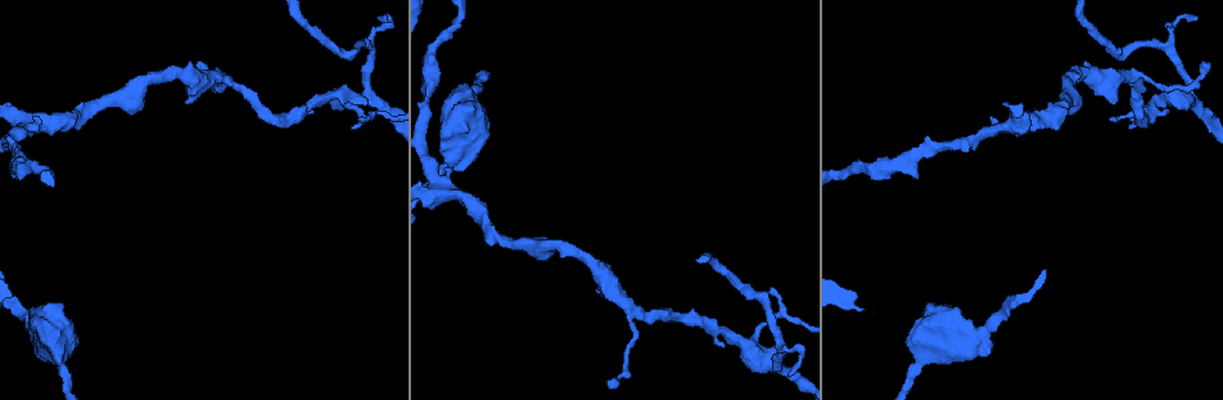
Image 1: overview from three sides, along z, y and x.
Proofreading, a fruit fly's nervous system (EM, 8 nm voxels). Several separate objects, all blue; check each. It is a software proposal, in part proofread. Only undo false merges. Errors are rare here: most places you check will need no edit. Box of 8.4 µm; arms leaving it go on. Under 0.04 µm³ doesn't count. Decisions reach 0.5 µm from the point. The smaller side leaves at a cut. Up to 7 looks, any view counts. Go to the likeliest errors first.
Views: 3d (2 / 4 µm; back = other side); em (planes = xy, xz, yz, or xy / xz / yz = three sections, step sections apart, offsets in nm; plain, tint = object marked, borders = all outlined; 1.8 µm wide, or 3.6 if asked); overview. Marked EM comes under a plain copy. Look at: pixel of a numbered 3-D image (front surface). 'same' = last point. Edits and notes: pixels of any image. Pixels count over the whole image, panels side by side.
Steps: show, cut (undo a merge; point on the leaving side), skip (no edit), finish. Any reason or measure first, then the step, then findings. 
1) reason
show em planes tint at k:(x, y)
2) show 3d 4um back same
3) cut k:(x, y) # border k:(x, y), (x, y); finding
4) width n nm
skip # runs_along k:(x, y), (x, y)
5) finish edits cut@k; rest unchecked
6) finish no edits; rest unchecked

abrupt turn
show 3d 2um at 1:(776, 366)

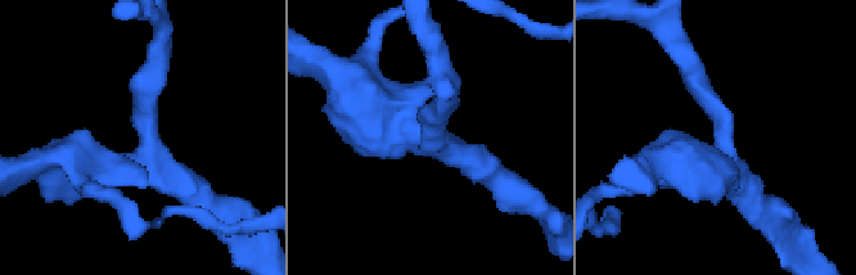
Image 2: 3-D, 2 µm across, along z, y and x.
arms 3; arm_widths 170, 200, 220 nm
show em yz step 16 tint at 2:(142, 164)

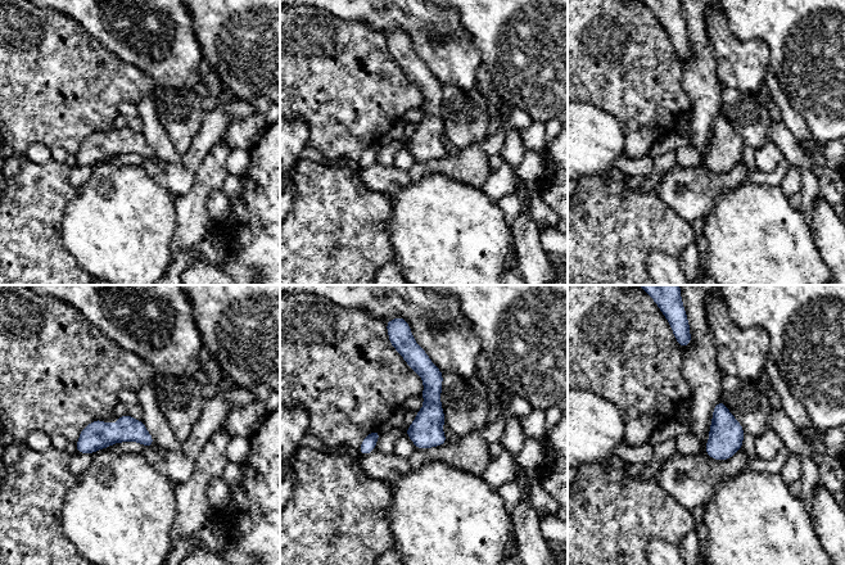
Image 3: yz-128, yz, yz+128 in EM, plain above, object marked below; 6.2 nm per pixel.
another direction
show em xy step 4 borders same

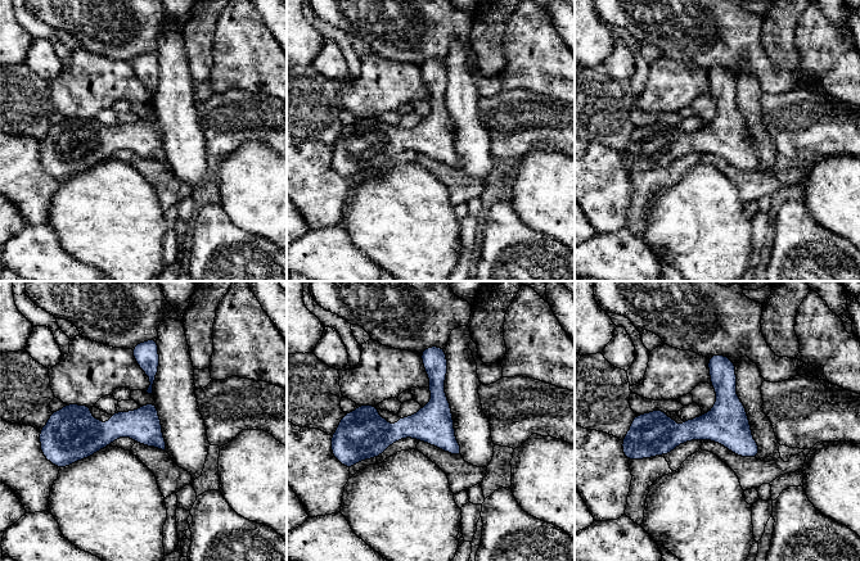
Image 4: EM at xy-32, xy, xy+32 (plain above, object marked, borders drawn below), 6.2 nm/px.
skip # all the same cell

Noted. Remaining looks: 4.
three arms meet
show em yz step 16 tint at 1:(32, 125)

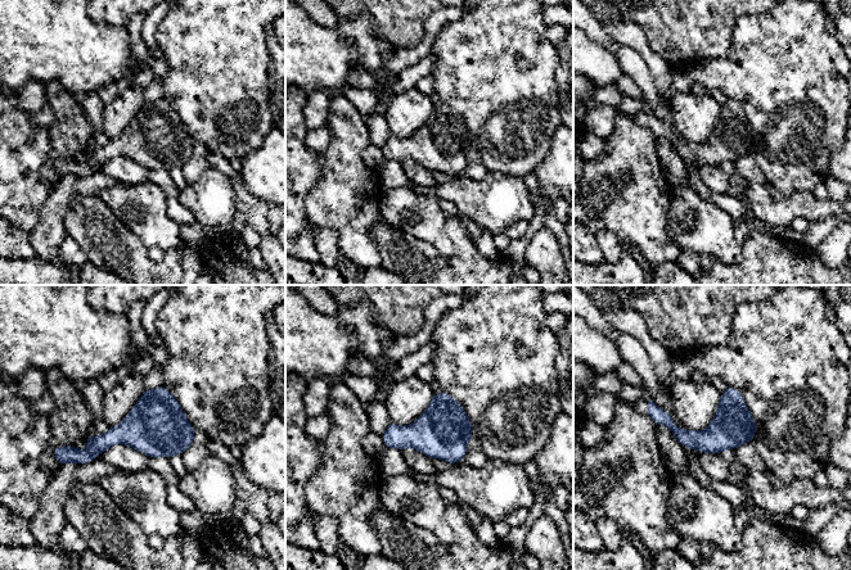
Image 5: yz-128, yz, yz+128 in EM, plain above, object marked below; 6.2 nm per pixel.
skip # one cell here

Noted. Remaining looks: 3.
calibre changes
show em 3.6um xz step 4 tint at 1:(1128, 78)

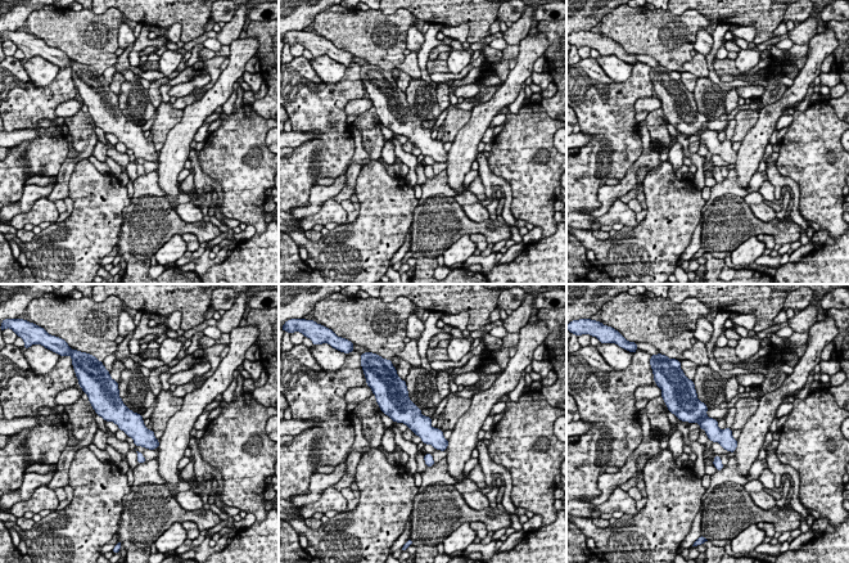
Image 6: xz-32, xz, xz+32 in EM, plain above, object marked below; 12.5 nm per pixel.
skip # runs_along 6:(686, 401), (732, 447); one cell here

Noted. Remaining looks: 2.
finish no edits; rest unchecked

